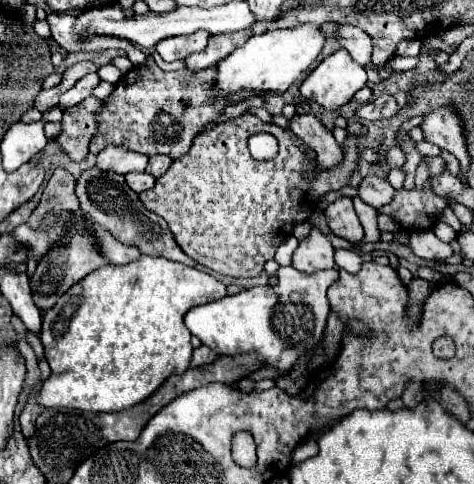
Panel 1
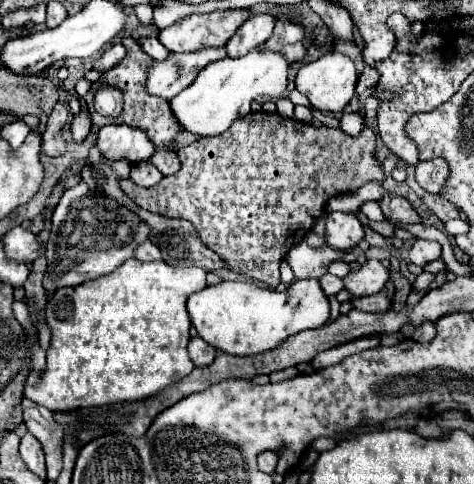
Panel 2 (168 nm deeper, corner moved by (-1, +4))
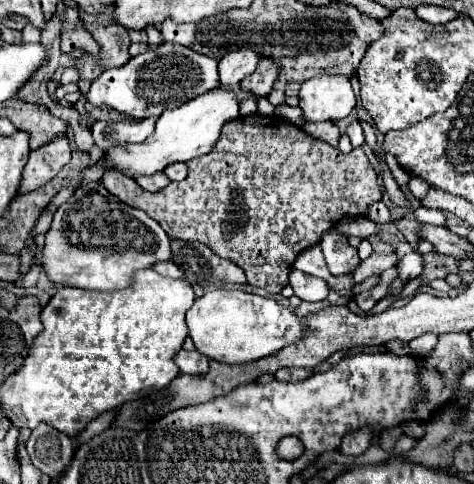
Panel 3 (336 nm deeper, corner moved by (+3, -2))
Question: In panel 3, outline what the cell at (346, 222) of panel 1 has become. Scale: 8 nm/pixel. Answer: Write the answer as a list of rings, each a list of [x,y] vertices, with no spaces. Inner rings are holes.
[[[337,229],[327,231],[321,237],[321,243],[319,245],[321,245],[323,255],[327,259],[329,271],[335,277],[339,277],[339,275],[351,275],[361,265],[361,259],[359,259],[357,249],[351,247],[347,243],[347,237],[343,237]]]

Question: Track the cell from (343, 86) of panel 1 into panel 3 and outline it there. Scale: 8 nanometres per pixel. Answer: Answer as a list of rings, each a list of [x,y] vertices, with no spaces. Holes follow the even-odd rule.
[[[319,75],[311,77],[305,83],[301,83],[299,91],[299,107],[303,109],[305,123],[319,123],[319,121],[337,121],[347,117],[355,107],[355,93],[351,89],[351,83],[343,75]]]

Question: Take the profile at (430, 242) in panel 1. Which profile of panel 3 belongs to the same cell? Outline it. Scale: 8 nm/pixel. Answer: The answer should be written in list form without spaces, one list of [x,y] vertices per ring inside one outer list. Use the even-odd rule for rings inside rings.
[[[411,251],[409,255],[405,255],[403,259],[397,261],[397,271],[399,271],[397,279],[401,279],[403,283],[409,283],[417,275],[421,275],[421,271],[423,271],[423,257],[419,253]]]

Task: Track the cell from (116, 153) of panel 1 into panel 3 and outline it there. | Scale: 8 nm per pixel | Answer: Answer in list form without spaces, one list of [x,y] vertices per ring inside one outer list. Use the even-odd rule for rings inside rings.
[[[147,117],[141,121],[119,121],[119,123],[107,123],[107,121],[95,121],[91,127],[95,143],[107,151],[111,145],[127,145],[127,143],[141,143],[145,141],[153,129],[155,129],[155,117]]]

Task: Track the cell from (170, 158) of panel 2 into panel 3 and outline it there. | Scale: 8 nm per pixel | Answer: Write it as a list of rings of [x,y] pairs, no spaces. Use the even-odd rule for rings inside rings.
[[[175,163],[175,165],[167,167],[165,173],[169,175],[171,181],[181,181],[181,179],[187,177],[187,165],[185,165],[185,163]]]

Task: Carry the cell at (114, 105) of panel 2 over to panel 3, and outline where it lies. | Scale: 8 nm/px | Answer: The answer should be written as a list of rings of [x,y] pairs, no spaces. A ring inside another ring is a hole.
[[[163,43],[153,51],[145,51],[131,57],[125,67],[103,71],[99,79],[93,81],[87,99],[93,105],[107,105],[117,109],[121,115],[131,119],[159,117],[165,109],[173,109],[205,91],[219,87],[217,61],[195,53],[177,43]]]

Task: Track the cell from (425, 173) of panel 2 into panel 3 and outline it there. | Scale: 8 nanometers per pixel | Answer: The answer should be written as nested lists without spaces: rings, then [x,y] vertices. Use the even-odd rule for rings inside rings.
[[[411,177],[411,181],[409,181],[409,189],[411,189],[411,193],[415,195],[415,199],[423,199],[423,197],[427,195],[427,191],[429,191],[429,185],[427,185],[423,179]]]

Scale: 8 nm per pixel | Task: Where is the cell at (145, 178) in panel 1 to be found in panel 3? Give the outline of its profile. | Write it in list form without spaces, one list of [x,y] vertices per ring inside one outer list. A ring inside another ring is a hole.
[[[165,173],[159,175],[151,175],[151,177],[139,177],[137,183],[145,189],[145,191],[161,191],[163,187],[169,185],[169,177]]]

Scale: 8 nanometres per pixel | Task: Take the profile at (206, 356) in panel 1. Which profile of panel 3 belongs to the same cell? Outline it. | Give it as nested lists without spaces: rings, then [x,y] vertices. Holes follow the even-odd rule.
[[[181,349],[175,355],[175,363],[181,373],[189,373],[189,375],[203,375],[209,369],[209,359],[205,355],[201,355],[199,351]]]

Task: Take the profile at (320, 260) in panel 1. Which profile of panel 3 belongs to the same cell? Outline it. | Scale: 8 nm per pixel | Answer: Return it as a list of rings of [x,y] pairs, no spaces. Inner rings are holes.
[[[297,269],[291,271],[289,283],[301,301],[323,301],[329,295],[329,285],[323,279],[301,273]]]

